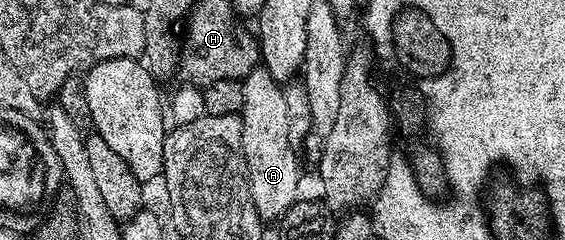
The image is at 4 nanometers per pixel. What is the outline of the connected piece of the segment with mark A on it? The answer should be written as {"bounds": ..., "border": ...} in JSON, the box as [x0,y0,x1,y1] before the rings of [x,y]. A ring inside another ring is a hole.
{"bounds":[241,65,300,221],"border":[[[262,65],[241,80],[243,110],[241,118],[241,145],[247,184],[253,205],[264,221],[278,220],[300,198],[299,163],[295,160],[296,148],[289,143],[289,117],[285,114],[283,87]]]}

